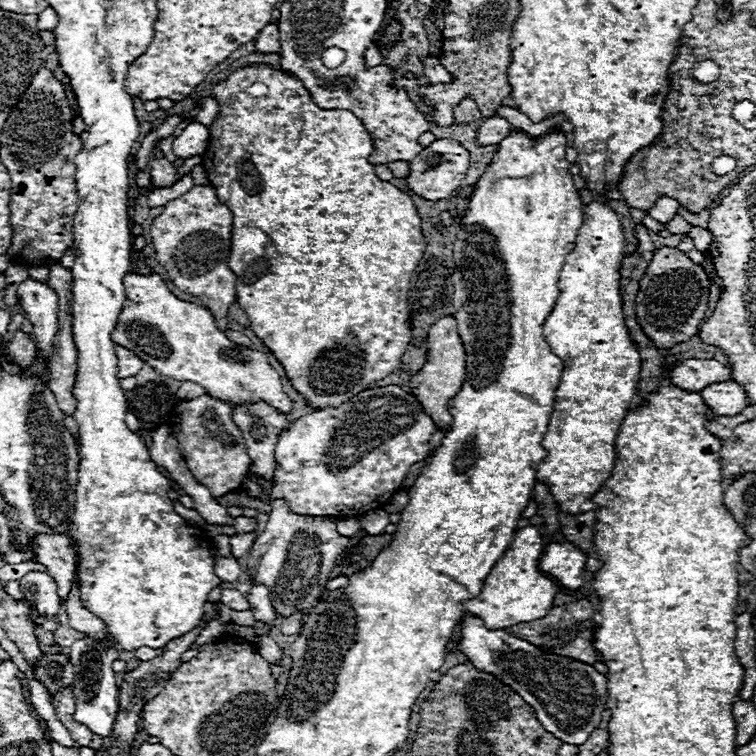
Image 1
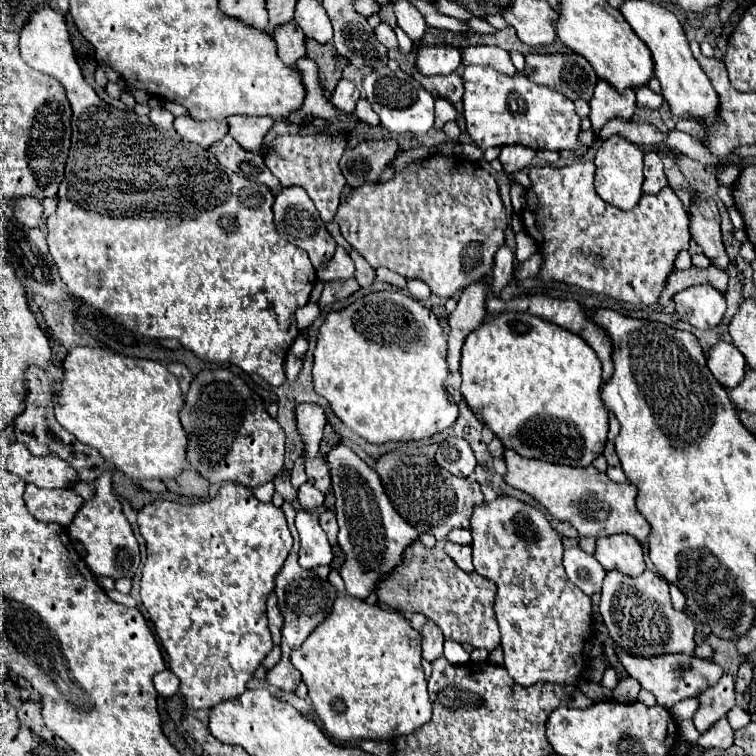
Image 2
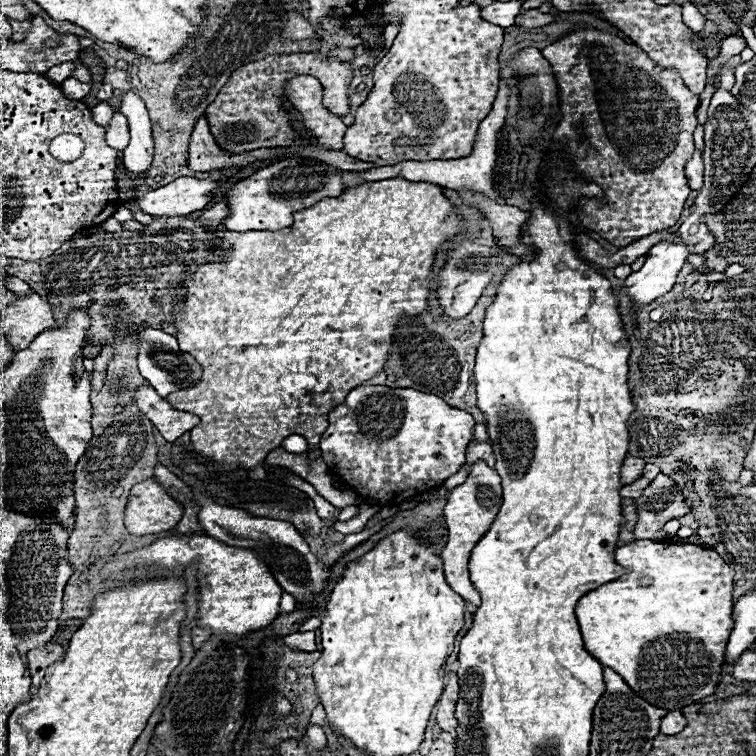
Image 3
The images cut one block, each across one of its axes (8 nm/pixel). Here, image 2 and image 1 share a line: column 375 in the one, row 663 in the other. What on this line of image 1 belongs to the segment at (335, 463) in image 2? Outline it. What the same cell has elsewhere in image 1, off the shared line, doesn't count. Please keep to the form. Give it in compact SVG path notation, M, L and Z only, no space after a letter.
M464 616L462 618L460 632L462 632L460 650L464 652L468 662L472 666L476 666L476 670L484 670L484 672L492 674L500 682L508 684L516 694L520 694L524 698L524 702L528 702L536 710L536 716L540 718L540 724L550 734L560 738L562 742L570 742L570 744L578 746L602 722L602 712L606 710L606 706L604 706L606 704L606 676L600 674L592 664L578 662L578 660L558 656L558 654L546 654L538 646L534 646L530 642L524 642L520 638L514 638L504 630L488 630L484 626L484 622L480 618L474 618L474 616Z

